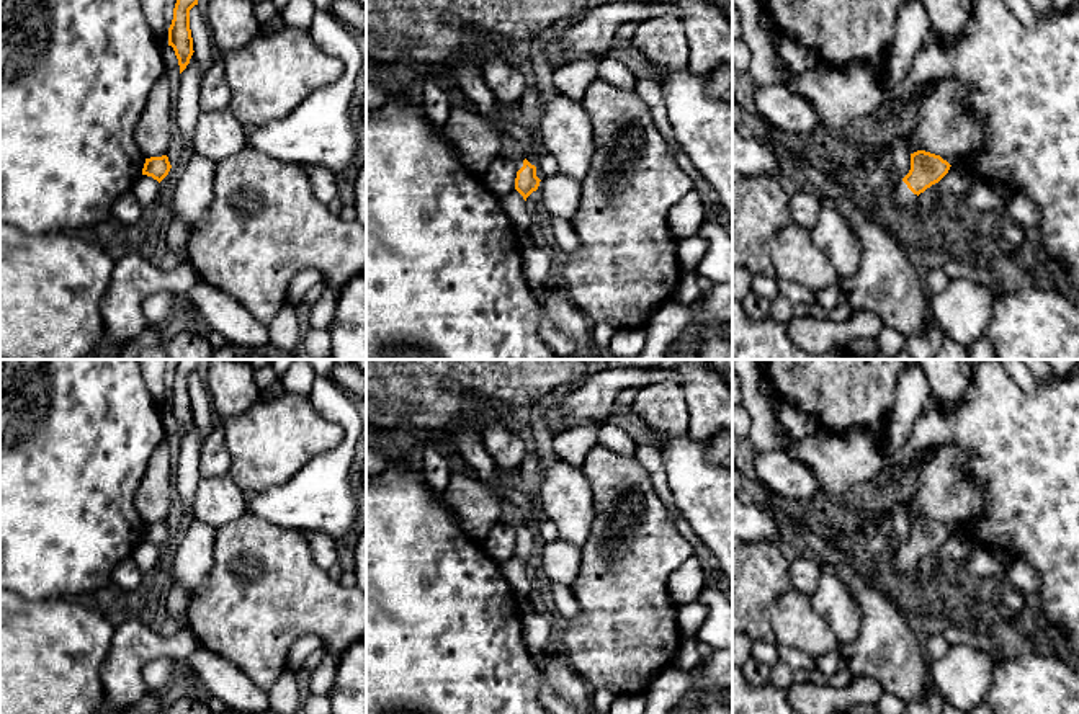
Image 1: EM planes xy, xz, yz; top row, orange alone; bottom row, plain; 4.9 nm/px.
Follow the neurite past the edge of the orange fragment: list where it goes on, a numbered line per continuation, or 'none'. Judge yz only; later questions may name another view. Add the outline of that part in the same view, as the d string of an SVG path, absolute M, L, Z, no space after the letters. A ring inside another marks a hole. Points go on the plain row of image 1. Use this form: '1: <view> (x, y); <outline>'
1: yz (903, 562); M899 546L898 552L888 569L888 588L896 593L896 582L899 577L902 577L904 573L907 573L909 570L912 570L916 567L917 560L914 560L907 551Z

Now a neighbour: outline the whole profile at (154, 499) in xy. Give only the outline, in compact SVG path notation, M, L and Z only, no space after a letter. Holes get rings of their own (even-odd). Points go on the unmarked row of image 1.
M162 441L141 480L136 493L136 510L146 524L162 523L168 520L170 508L175 502L172 489L172 457L165 441Z

